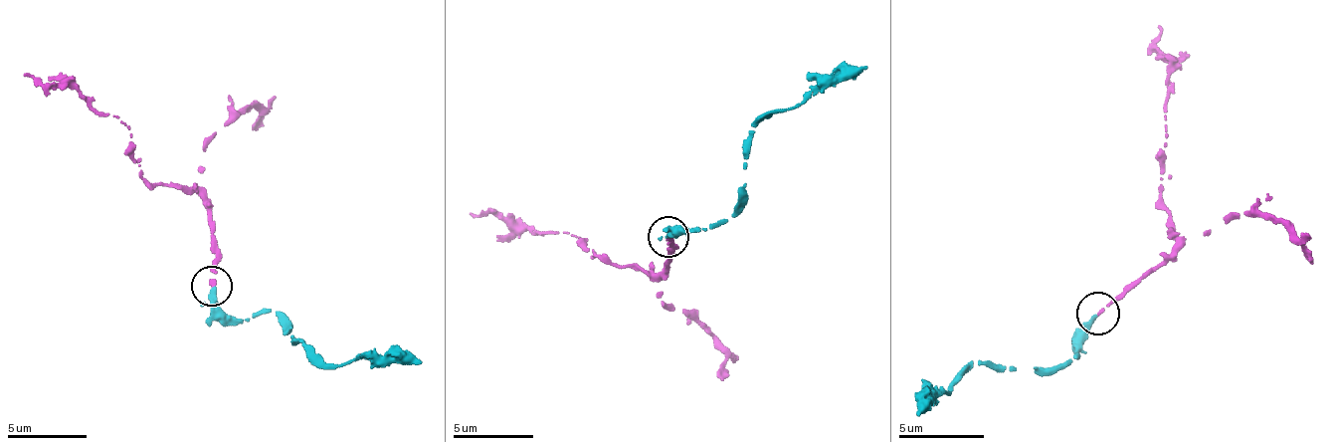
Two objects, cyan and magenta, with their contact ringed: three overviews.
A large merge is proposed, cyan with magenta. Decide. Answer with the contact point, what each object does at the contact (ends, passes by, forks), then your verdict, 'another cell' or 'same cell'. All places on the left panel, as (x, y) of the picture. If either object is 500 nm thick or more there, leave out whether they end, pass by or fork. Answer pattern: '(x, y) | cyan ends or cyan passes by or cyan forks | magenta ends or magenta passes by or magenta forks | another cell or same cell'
(211, 286) | cyan passes by | magenta ends | same cell

